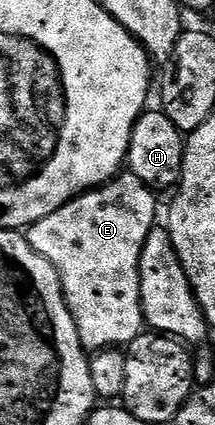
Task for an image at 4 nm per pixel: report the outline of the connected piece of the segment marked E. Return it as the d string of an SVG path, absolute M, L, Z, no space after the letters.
M130 172L72 198L61 210L26 229L29 246L55 268L84 352L122 349L144 335L139 263L143 244L156 227L156 193Z

